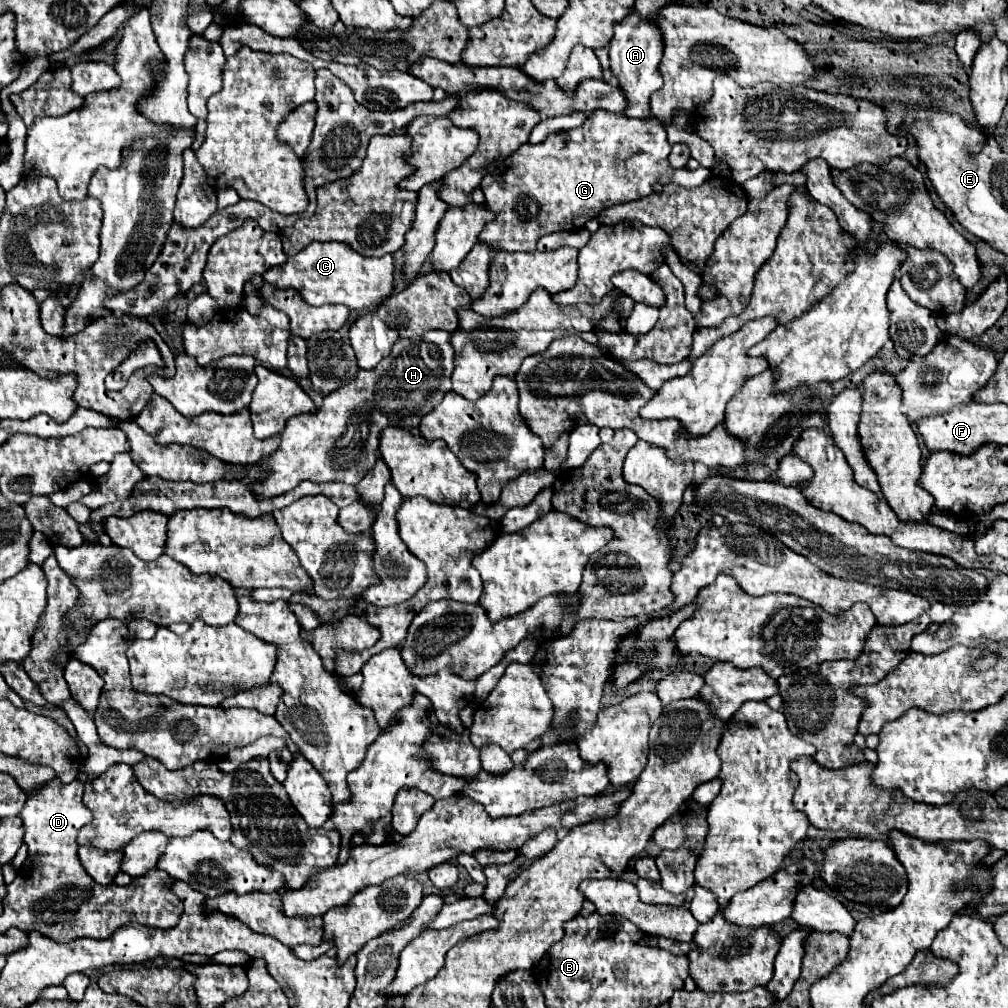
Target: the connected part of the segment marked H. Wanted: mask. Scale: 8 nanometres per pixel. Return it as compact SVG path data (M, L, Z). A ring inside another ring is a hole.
M429 330L427 334L423 334L421 338L413 338L413 340L397 340L391 354L387 358L383 358L373 370L359 370L357 376L353 378L353 382L349 380L345 386L341 386L339 390L333 390L331 394L327 394L323 398L323 404L321 408L315 412L315 414L301 414L297 418L289 418L289 426L285 430L285 434L281 434L281 444L277 448L275 454L271 454L269 458L261 460L259 466L263 466L265 470L269 470L269 478L261 484L257 484L255 488L255 494L257 496L279 496L283 492L289 492L293 490L299 482L303 480L311 480L311 482L345 482L345 484L357 484L375 464L375 458L377 458L377 448L379 448L379 438L381 438L381 430L389 428L389 426L395 426L395 428L413 428L419 424L419 420L429 414L429 410L433 410L433 406L437 406L437 402L443 398L445 392L451 390L451 372L453 372L453 346L451 346L451 332L447 330Z

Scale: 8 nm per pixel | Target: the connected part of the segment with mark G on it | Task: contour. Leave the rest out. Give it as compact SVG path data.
M597 110L583 126L573 130L563 130L551 134L541 144L525 144L515 154L505 158L505 162L489 172L483 180L483 192L487 200L487 208L497 212L497 218L485 224L481 232L481 242L507 250L507 252L533 252L535 244L541 236L561 230L579 230L587 220L597 218L605 208L631 202L637 198L645 198L653 192L655 184L681 184L681 186L701 186L711 176L709 168L673 168L667 160L671 152L671 144L667 142L665 128L657 118L629 118L625 114L613 114L607 110Z

